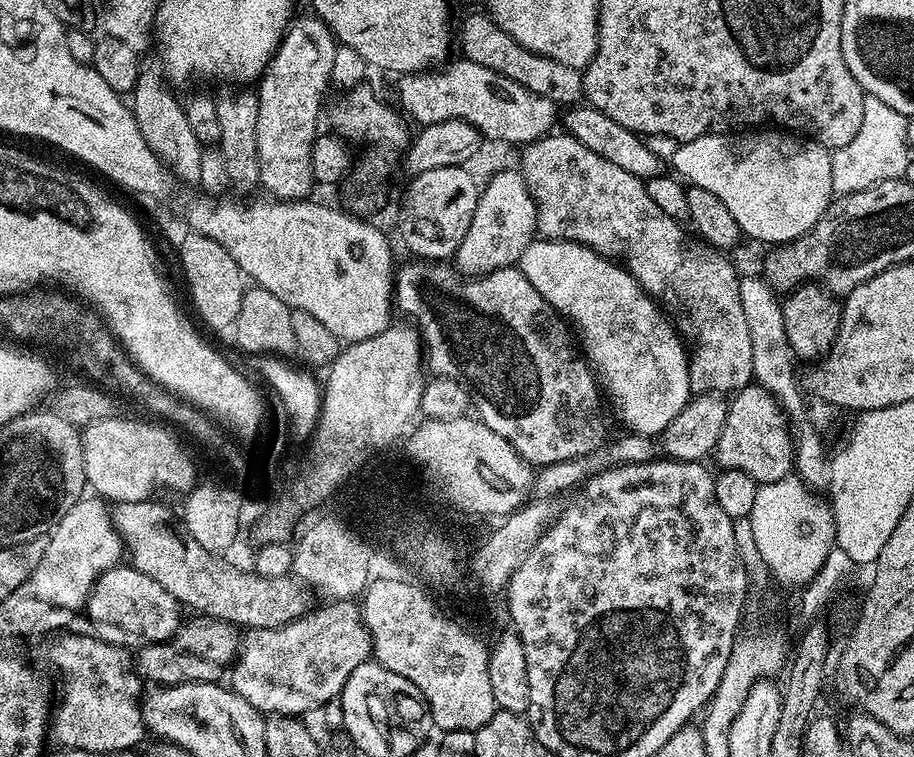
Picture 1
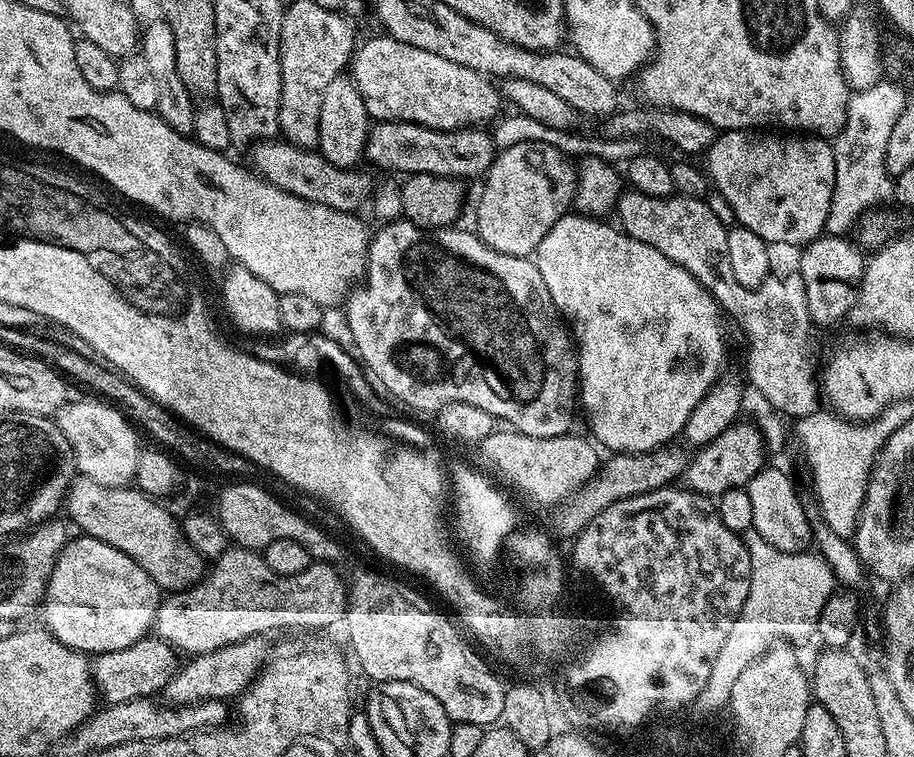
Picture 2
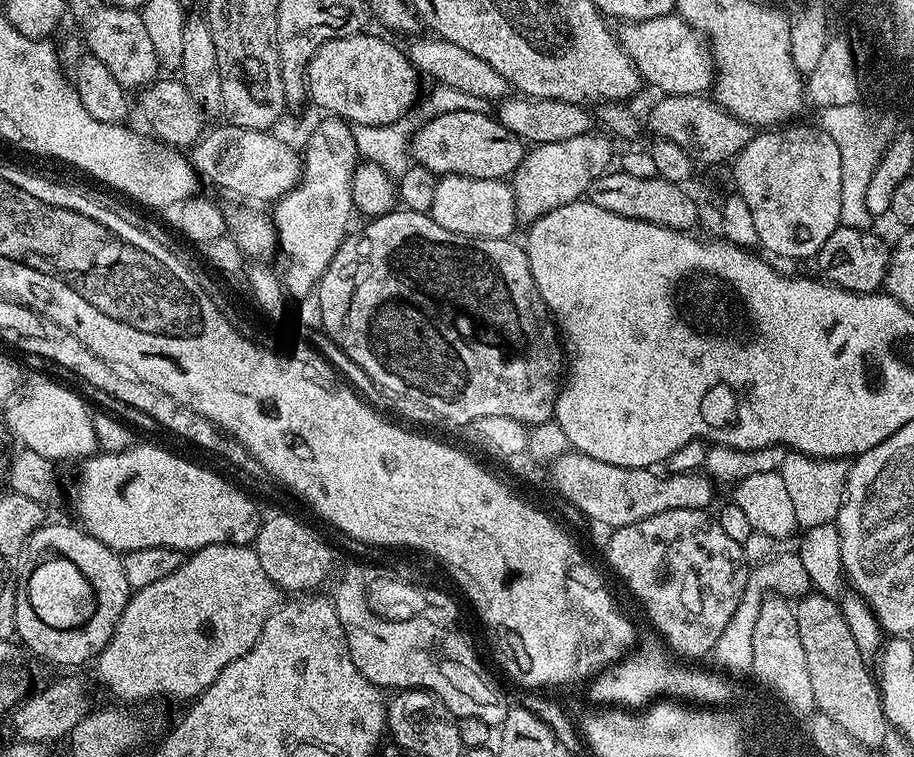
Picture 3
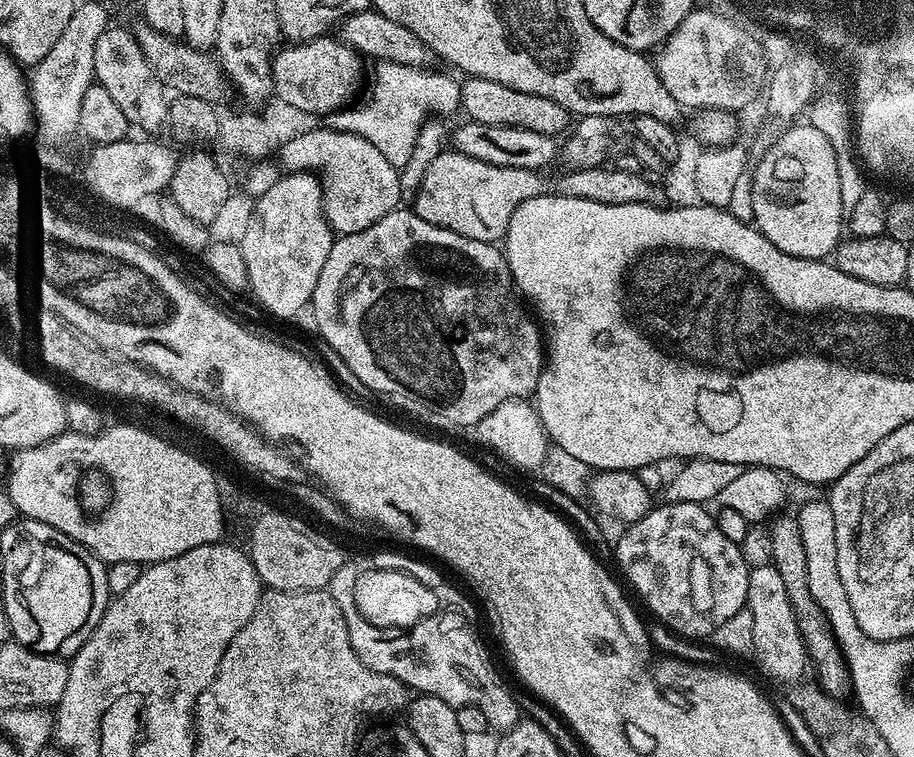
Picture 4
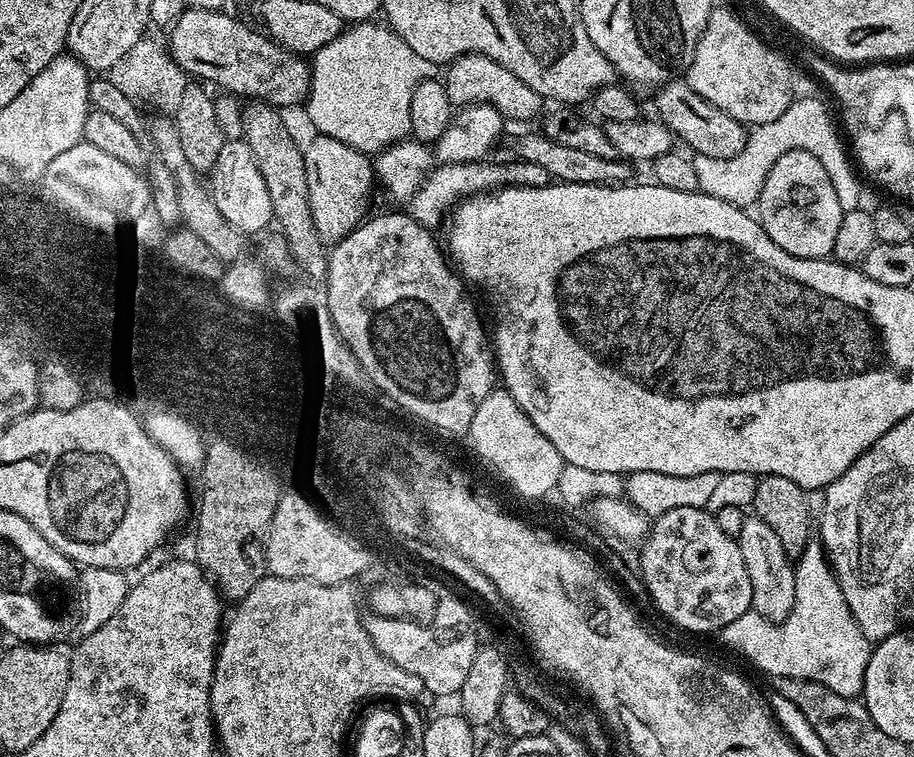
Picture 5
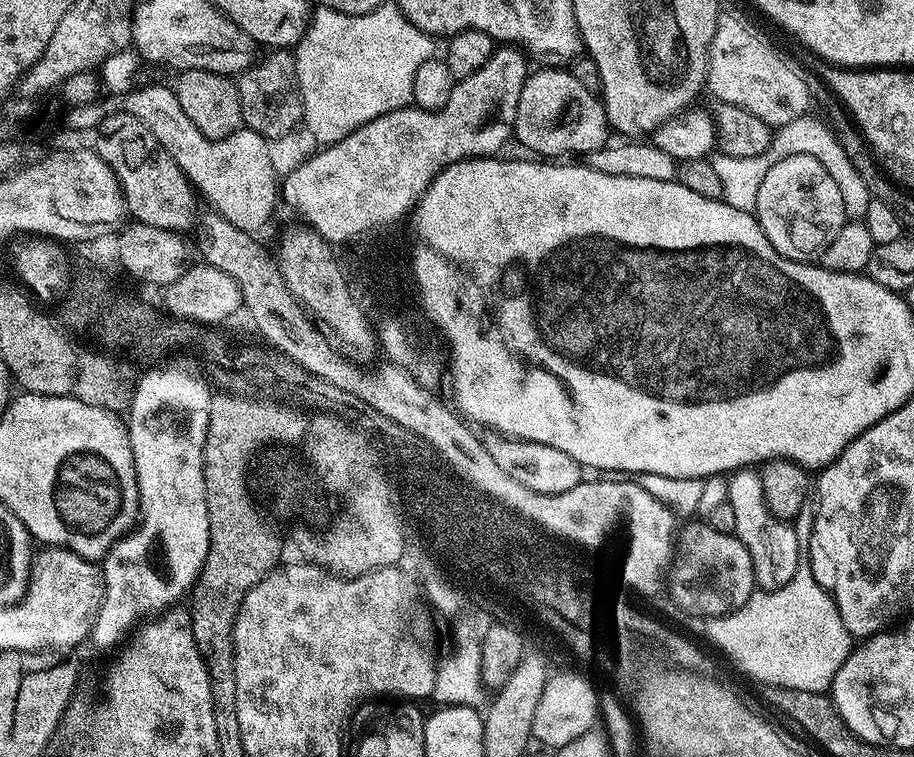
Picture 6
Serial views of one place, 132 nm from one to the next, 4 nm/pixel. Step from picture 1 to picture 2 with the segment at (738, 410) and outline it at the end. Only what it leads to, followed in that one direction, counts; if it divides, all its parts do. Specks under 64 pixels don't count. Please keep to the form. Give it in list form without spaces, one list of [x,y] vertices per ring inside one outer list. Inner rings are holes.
[[[737,422],[724,431],[714,440],[714,442],[701,447],[688,461],[688,469],[683,474],[682,484],[689,492],[697,492],[700,496],[709,498],[718,498],[722,494],[726,494],[726,490],[731,488],[745,487],[750,478],[754,478],[754,474],[758,474],[766,466],[766,447],[763,431],[752,424],[744,424],[745,422]]]

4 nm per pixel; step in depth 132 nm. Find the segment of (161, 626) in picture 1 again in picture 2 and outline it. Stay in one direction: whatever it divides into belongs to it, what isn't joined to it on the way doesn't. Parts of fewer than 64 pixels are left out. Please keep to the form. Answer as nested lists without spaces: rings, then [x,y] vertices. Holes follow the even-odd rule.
[[[93,536],[77,537],[64,545],[44,589],[43,627],[75,652],[99,654],[126,650],[126,646],[134,646],[134,642],[145,639],[153,631],[161,589],[122,550],[114,550],[114,546]]]

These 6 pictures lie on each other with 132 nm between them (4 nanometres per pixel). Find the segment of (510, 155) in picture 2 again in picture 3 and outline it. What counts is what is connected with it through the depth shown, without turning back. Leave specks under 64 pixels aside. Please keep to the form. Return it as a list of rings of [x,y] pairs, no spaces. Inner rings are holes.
[[[593,130],[580,134],[566,142],[537,144],[525,151],[518,170],[510,177],[516,198],[516,214],[521,221],[531,222],[550,214],[550,210],[558,210],[558,206],[574,203],[587,193],[588,187],[599,176],[609,171],[613,141],[607,135],[599,136],[598,132]]]

